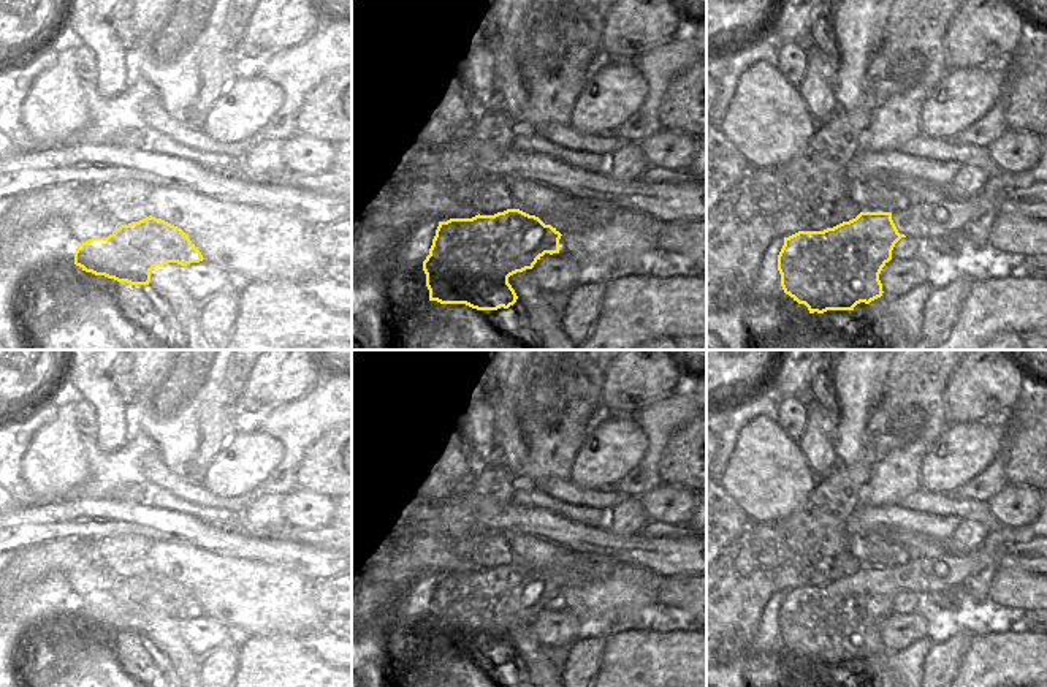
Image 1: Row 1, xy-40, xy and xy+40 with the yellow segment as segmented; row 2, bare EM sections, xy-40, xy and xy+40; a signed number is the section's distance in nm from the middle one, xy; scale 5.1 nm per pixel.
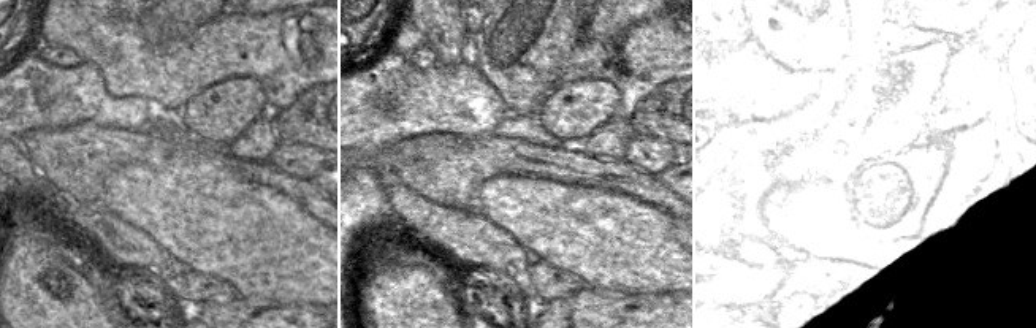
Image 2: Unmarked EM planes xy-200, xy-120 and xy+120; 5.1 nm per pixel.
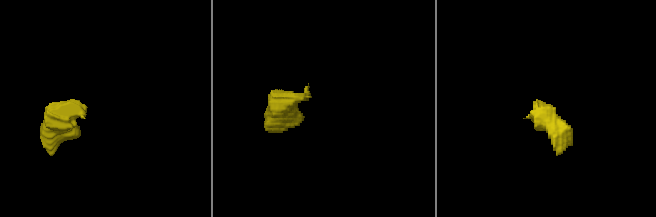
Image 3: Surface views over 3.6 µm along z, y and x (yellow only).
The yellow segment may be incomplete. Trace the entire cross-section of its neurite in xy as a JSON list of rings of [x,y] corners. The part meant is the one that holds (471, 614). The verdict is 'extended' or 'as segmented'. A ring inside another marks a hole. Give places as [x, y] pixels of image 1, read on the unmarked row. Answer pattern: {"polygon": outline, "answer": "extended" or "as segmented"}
{"polygon": [[[562,549],[562,562],[542,573],[520,564],[494,570],[450,573],[439,576],[429,609],[423,616],[429,655],[466,659],[477,665],[508,663],[518,654],[508,632],[532,624],[545,608],[559,608],[562,589],[586,586],[608,576],[619,562],[599,554],[577,554]]], "answer": "extended"}

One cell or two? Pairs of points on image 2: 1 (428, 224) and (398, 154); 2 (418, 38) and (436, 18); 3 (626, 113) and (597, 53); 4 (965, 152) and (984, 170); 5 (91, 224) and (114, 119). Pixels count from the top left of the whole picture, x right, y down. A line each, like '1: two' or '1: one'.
1: two
2: two
3: one
4: one
5: two

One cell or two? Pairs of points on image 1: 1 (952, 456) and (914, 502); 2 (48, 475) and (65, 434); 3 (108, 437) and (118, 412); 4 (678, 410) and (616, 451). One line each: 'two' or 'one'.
1: two
2: one
3: one
4: two

